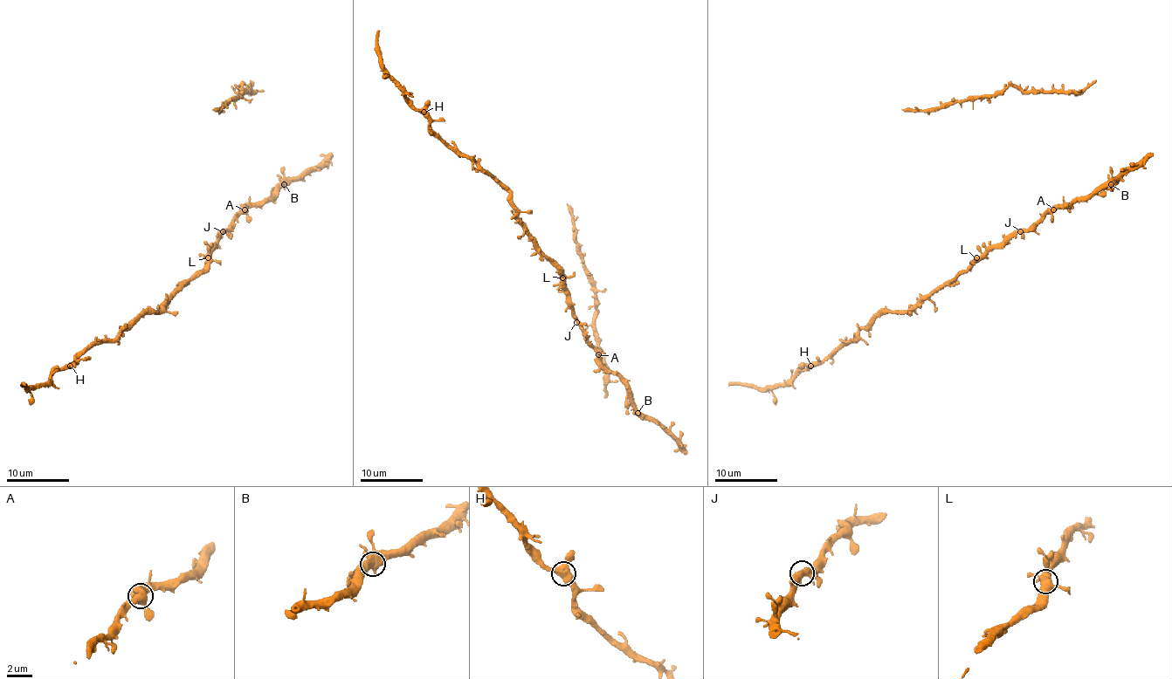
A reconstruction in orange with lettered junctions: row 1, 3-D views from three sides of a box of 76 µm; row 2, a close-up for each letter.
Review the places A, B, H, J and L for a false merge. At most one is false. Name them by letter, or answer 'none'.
none

